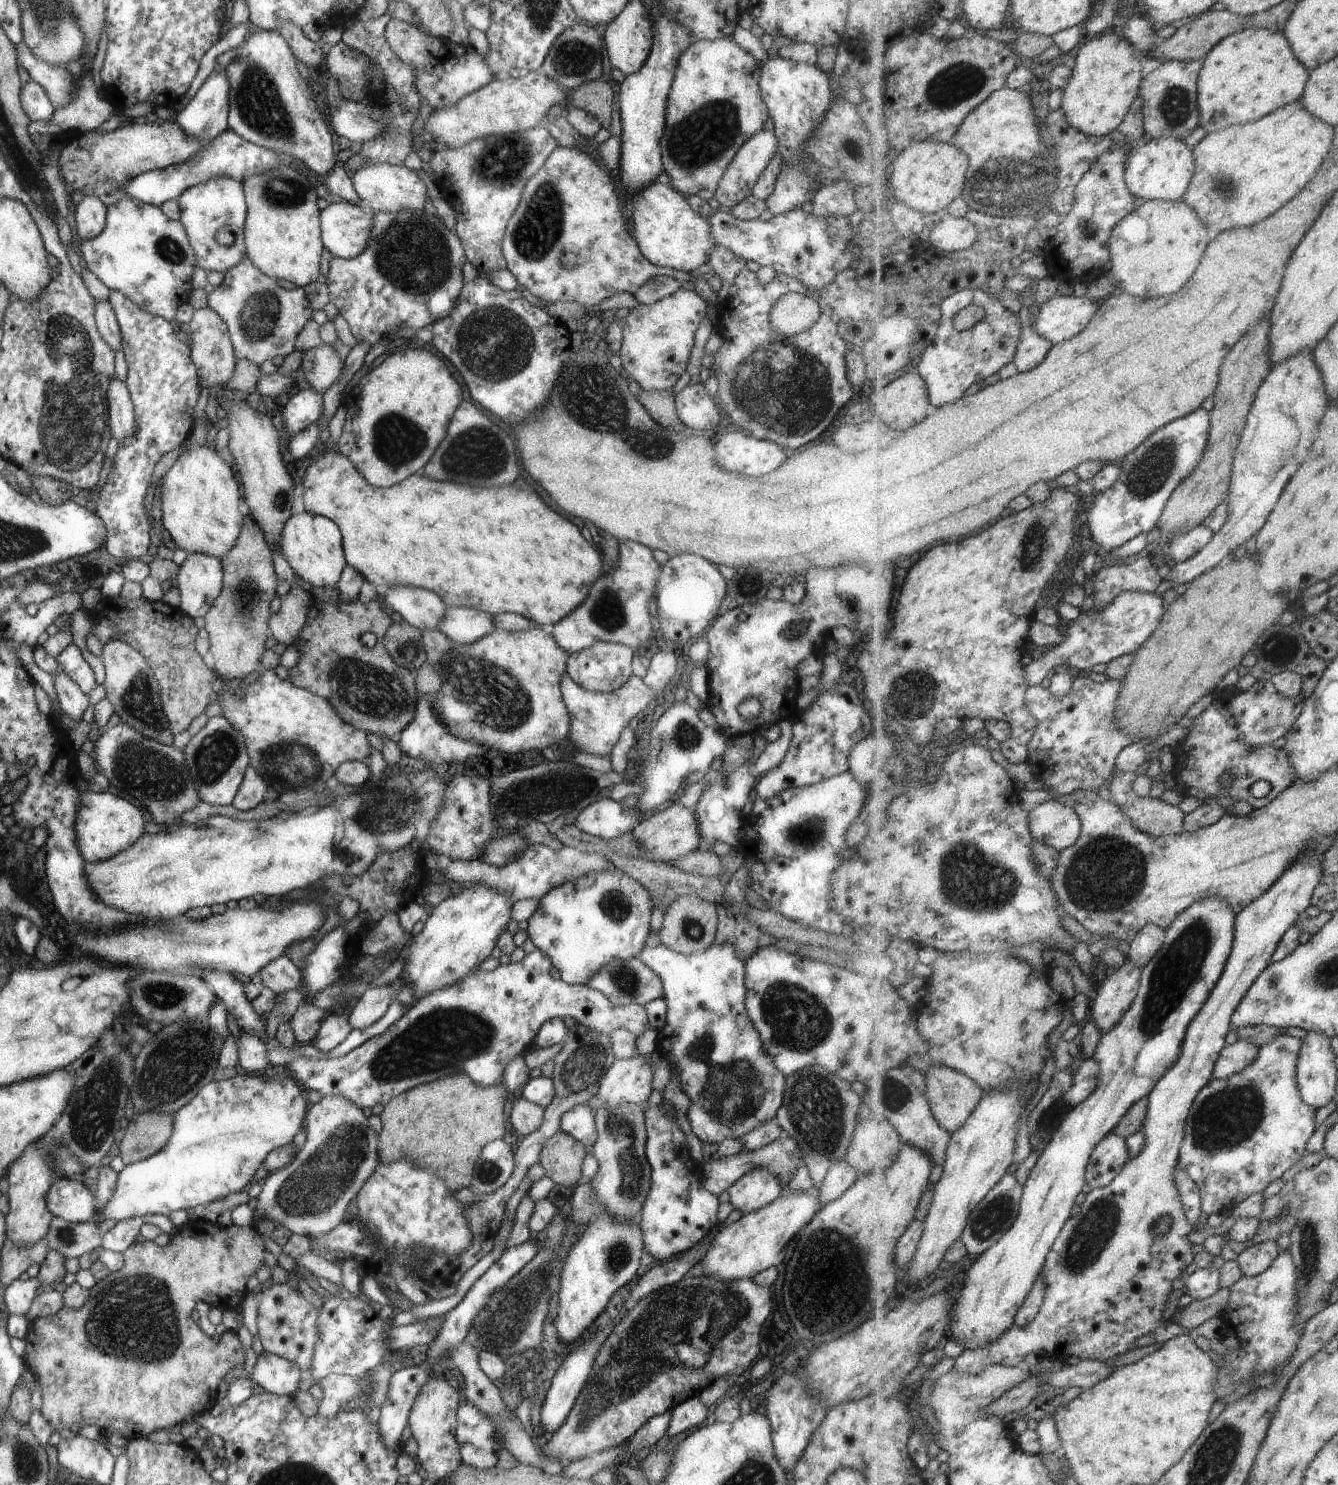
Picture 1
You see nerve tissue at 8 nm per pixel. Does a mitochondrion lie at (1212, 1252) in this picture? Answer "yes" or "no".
no

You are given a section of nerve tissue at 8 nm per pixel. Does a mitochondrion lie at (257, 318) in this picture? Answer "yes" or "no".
yes

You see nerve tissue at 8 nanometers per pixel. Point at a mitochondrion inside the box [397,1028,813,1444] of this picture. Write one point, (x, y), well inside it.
(627, 1368)

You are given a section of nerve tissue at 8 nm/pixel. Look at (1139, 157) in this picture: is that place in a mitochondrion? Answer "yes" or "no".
no

